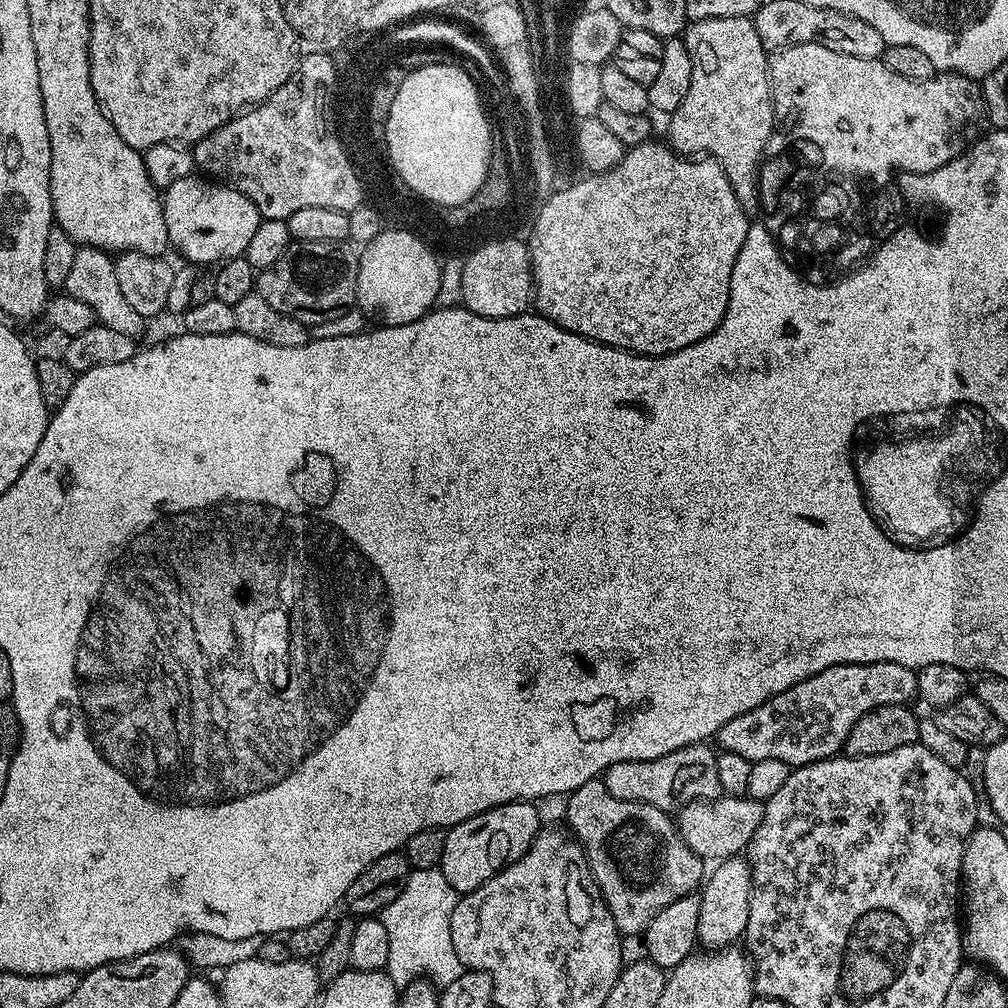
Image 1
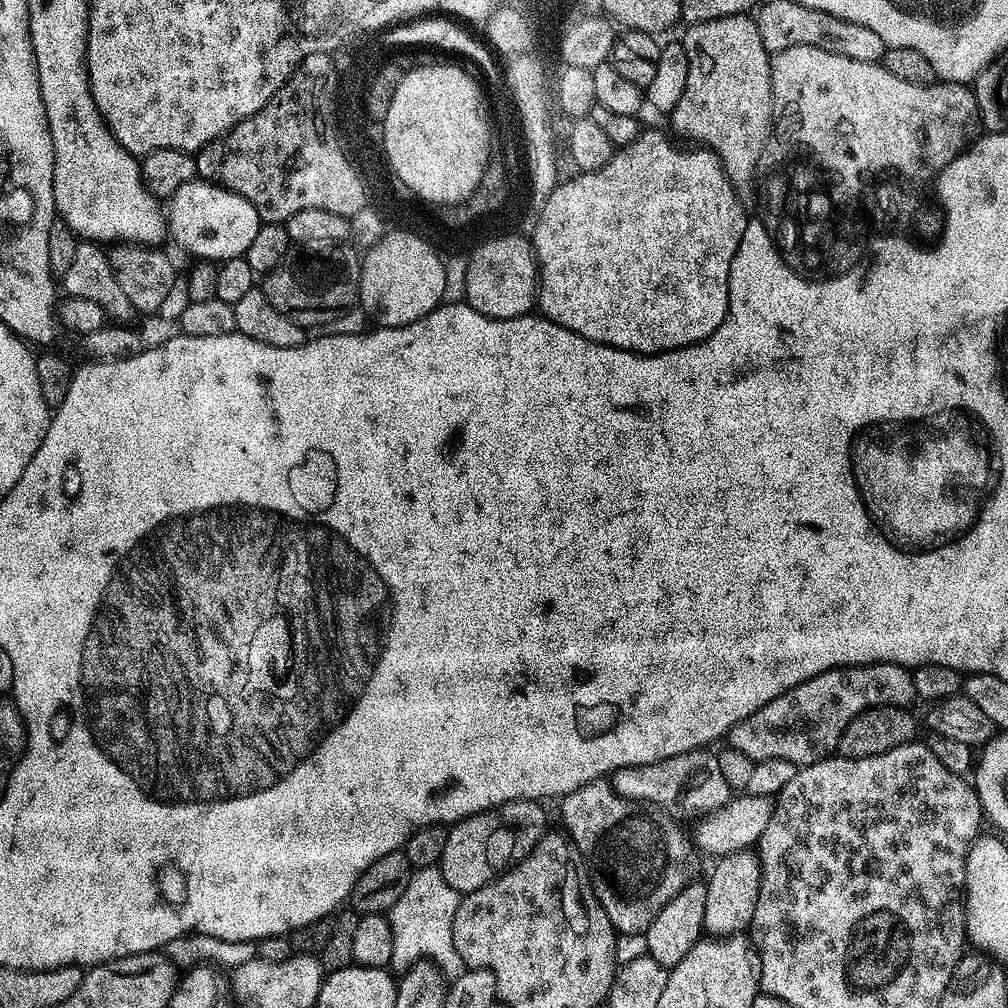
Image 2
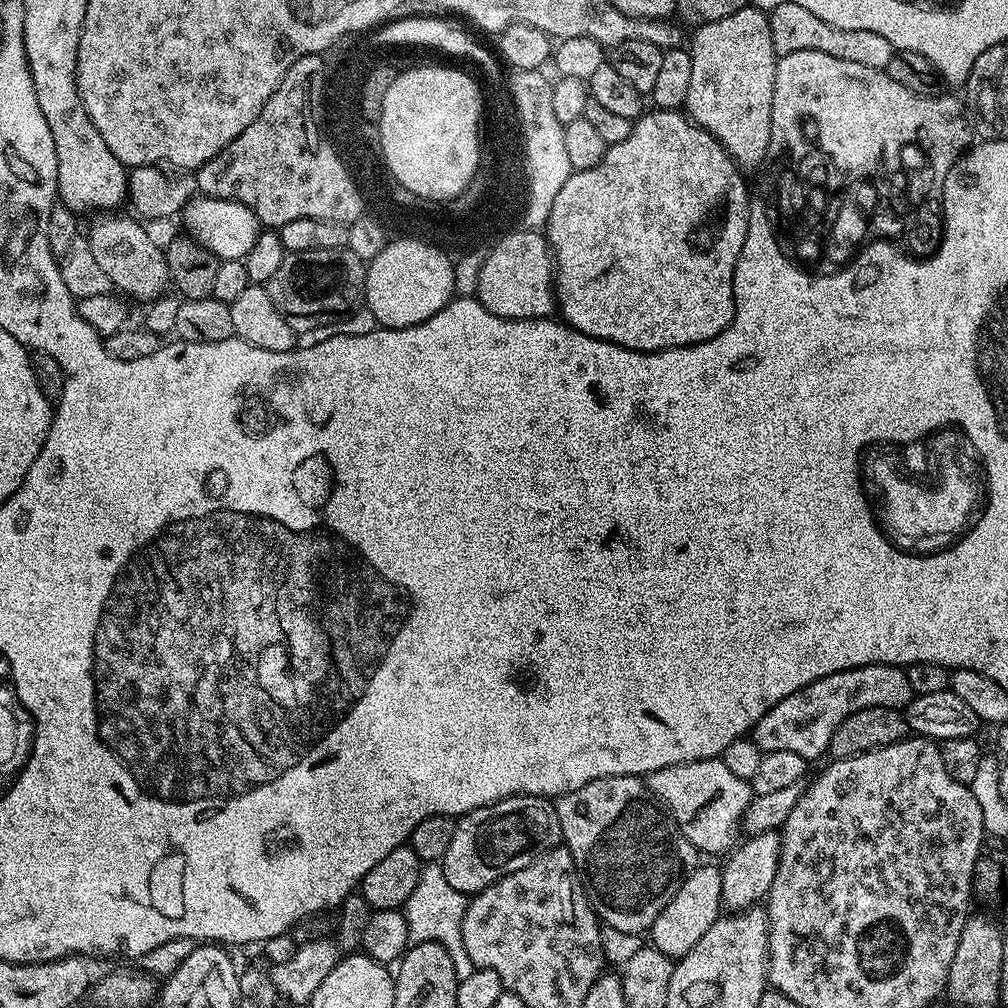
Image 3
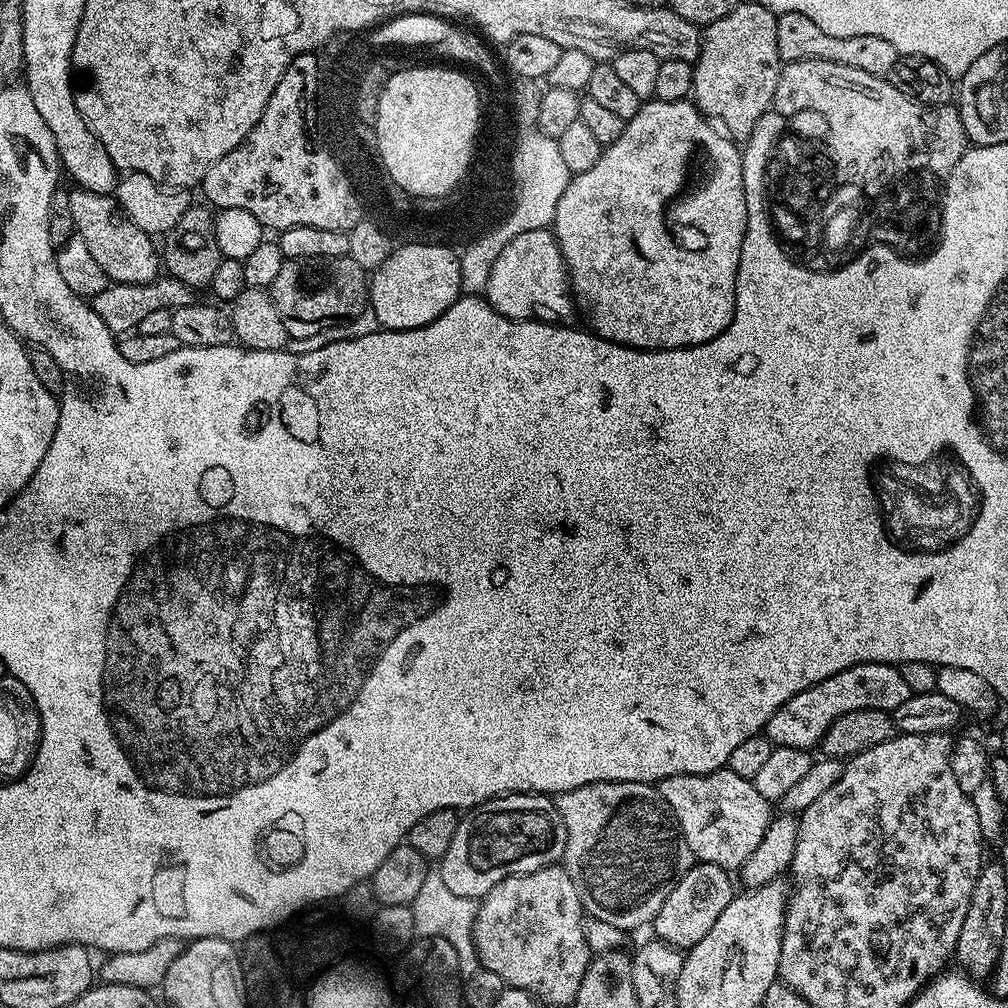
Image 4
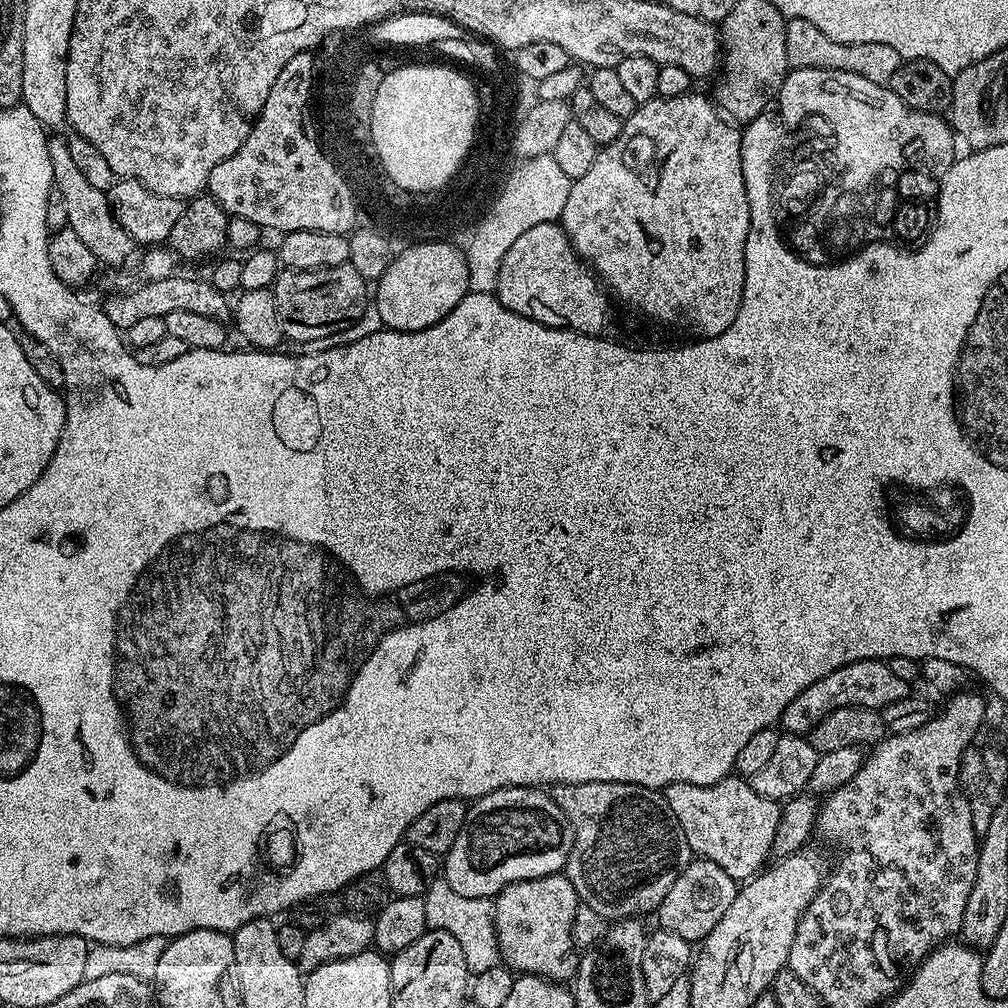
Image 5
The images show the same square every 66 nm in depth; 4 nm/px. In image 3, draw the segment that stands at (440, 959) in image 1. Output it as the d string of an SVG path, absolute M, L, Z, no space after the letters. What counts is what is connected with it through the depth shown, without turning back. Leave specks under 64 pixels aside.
M428 862L421 867L418 886L414 886L414 894L410 894L402 909L408 927L409 941L421 944L433 940L441 944L454 962L457 981L470 978L474 970L470 954L466 954L466 946L462 944L462 918L468 902L469 897L465 893L454 890L454 886L446 882L443 867L439 863Z

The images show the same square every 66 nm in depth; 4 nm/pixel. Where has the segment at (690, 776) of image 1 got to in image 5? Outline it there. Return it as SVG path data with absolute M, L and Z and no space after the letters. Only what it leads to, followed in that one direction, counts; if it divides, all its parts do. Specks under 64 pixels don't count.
M730 774L710 786L671 784L666 795L674 818L678 818L686 834L686 842L690 842L699 859L722 866L737 882L751 880L769 863L782 808L777 801L762 798L747 779Z

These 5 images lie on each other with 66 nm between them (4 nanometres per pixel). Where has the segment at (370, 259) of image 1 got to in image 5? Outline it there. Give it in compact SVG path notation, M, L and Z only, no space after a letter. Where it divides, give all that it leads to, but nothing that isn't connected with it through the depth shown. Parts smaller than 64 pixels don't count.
M452 242L409 243L393 255L386 274L374 284L374 306L384 328L394 332L417 332L437 324L468 293L468 258Z

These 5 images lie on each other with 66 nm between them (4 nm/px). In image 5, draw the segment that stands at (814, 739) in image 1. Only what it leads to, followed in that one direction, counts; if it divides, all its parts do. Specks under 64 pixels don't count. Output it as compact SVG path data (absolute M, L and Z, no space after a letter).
M863 660L862 662L850 662L834 674L826 674L826 678L818 678L814 686L806 686L786 710L782 710L778 724L788 734L808 734L826 714L830 714L839 708L846 706L862 706L883 710L890 706L890 702L902 702L902 698L910 695L910 684L902 681L890 670L890 666L883 660Z

